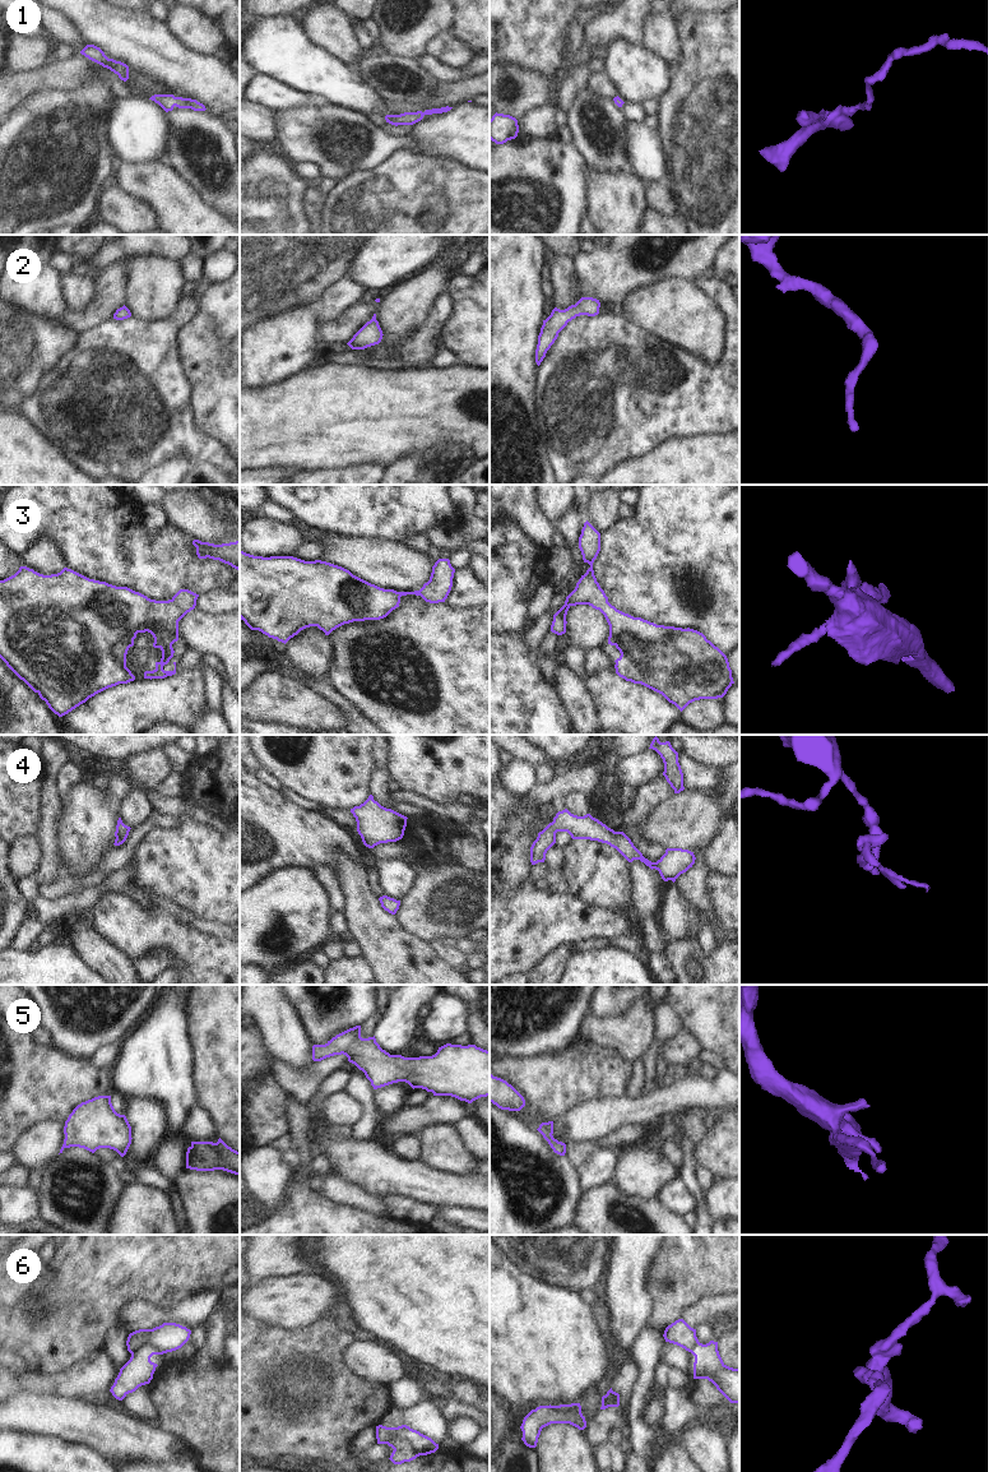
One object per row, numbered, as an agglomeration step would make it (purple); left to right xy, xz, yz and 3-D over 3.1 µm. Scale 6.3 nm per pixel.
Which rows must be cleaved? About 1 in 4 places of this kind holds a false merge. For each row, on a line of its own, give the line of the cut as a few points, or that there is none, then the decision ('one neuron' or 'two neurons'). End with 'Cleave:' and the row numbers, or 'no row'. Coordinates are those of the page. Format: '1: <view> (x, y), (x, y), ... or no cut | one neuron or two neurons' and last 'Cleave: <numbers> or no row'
1: no cut | one neuron
2: no cut | one neuron
3: no cut | one neuron
4: no cut | one neuron
5: no cut | one neuron
6: xz (386, 1443), (393, 1439), (404, 1439), (418, 1456) | two neurons
Cleave: 6

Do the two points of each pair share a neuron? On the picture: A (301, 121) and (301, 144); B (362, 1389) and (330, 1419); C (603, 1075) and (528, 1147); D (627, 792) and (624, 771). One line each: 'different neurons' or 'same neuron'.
A: same neuron
B: same neuron
C: different neurons
D: different neurons

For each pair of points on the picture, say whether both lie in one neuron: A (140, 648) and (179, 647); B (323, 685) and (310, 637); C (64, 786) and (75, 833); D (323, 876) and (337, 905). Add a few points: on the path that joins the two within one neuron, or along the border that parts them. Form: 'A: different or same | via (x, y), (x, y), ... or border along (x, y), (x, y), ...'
A: same | via (149, 648), (170, 648)
B: different | border along (293, 662), (302, 672), (324, 677)
C: different | border along (83, 778), (68, 791), (68, 796), (61, 801)
D: same | via (329, 883), (335, 898)

